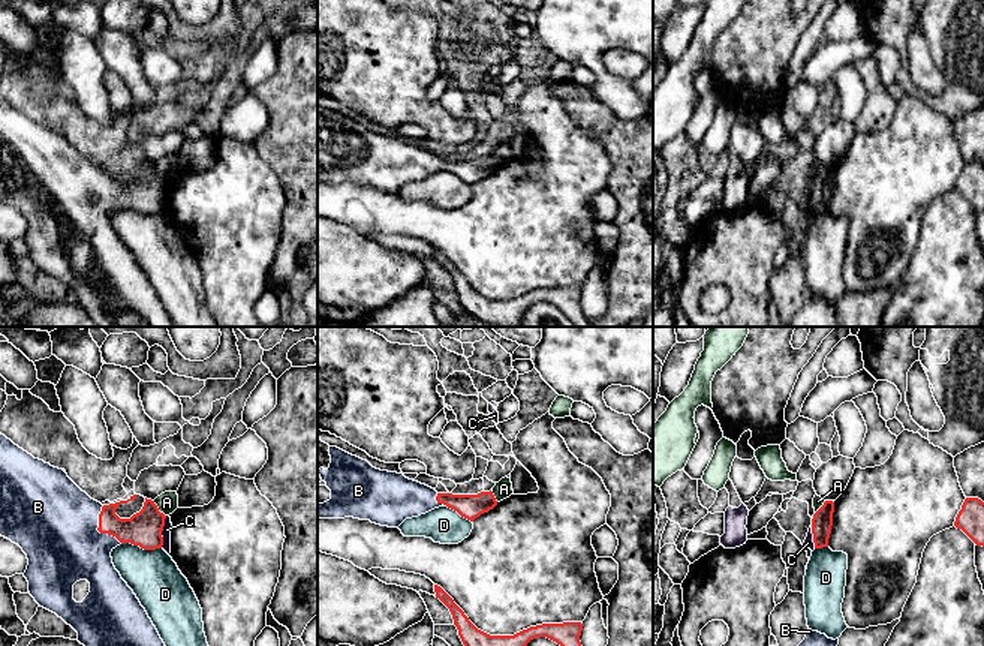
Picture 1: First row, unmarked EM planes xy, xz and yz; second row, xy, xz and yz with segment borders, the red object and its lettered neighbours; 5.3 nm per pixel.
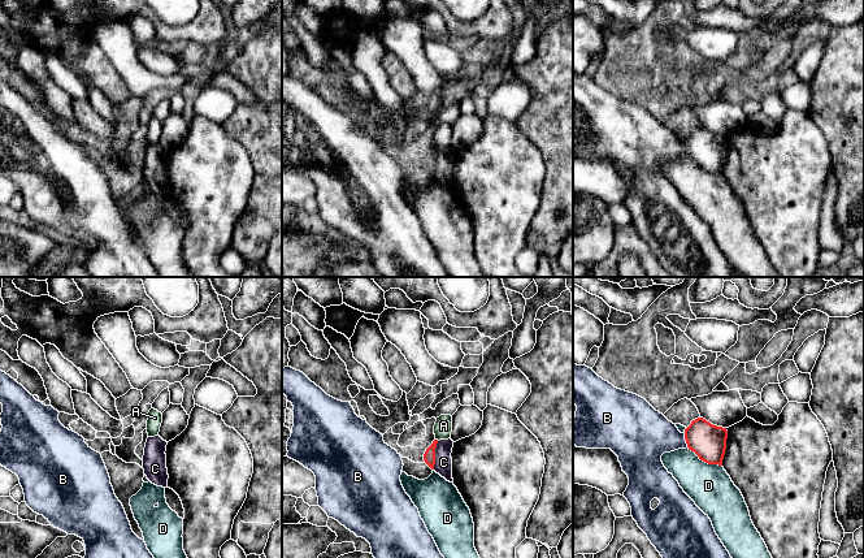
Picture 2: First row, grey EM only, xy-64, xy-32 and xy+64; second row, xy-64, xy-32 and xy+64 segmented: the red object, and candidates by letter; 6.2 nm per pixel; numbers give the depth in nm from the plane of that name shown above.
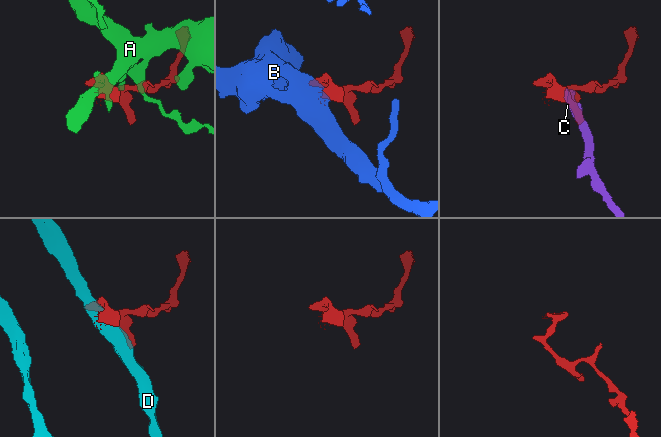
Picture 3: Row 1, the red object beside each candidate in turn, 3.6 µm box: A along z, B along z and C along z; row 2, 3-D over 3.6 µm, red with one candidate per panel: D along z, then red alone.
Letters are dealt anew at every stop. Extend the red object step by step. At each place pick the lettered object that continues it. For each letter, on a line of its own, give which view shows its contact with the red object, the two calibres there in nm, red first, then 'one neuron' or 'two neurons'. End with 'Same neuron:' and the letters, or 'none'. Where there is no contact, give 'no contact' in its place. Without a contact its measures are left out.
A: xy | 190/110 nm | two neurons
B: xy | 190/460 nm | one neuron
C: xy | 190/50 nm | two neurons
D: xy | 190/280 nm | two neurons
Same neuron: B

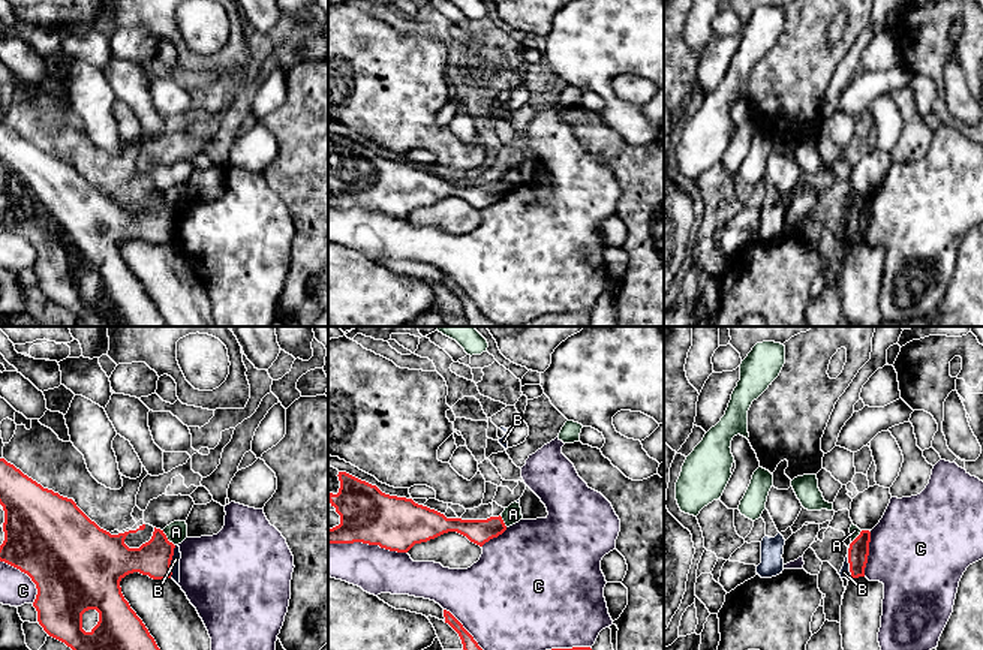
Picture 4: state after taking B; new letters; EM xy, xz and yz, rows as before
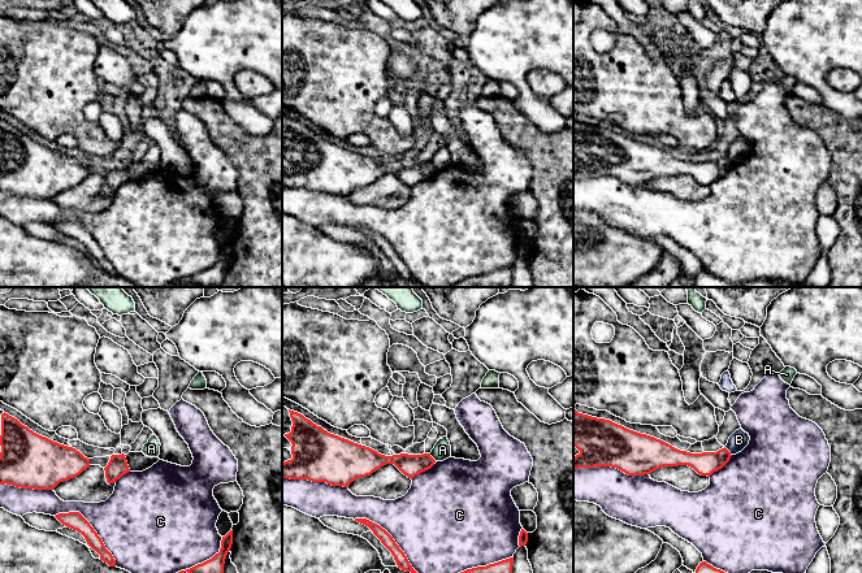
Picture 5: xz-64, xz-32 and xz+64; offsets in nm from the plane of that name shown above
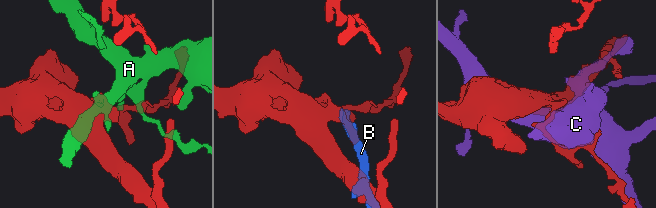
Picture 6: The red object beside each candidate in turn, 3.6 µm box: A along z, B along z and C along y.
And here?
A: xy | 190/110 nm | two neurons
B: xy | 190/50 nm | two neurons
C: xz | 300/240 nm | two neurons
Same neuron: none

